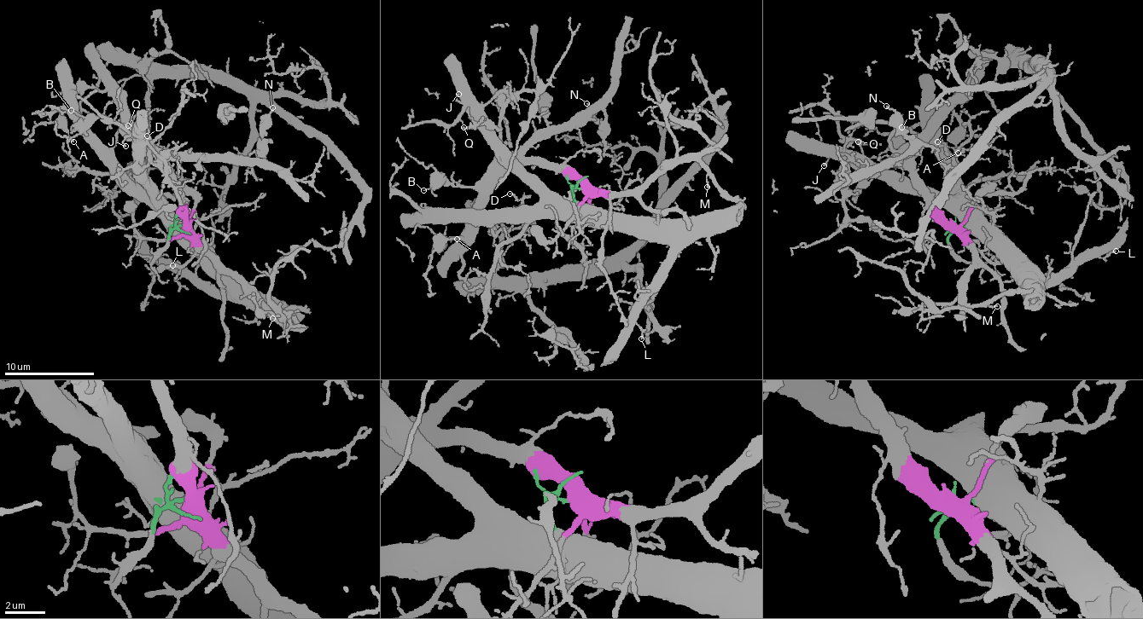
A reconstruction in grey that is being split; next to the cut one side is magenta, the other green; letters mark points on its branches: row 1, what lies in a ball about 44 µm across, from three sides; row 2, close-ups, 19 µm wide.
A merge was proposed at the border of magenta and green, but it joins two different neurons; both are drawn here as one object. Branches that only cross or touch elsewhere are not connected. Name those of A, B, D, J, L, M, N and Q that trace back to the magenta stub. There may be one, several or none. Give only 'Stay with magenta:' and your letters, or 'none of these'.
Stay with magenta: A, B, M, N

